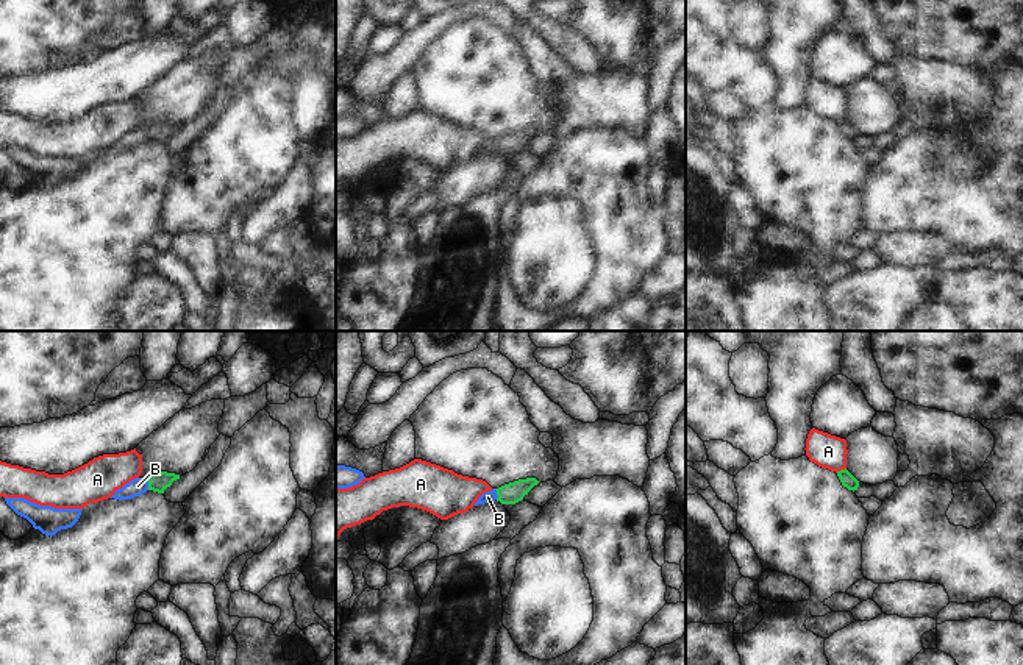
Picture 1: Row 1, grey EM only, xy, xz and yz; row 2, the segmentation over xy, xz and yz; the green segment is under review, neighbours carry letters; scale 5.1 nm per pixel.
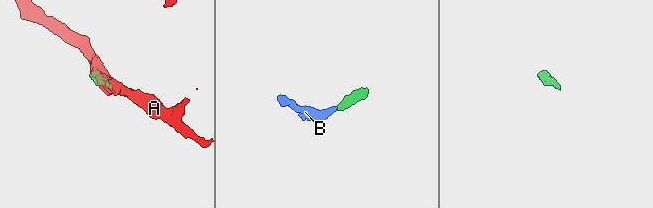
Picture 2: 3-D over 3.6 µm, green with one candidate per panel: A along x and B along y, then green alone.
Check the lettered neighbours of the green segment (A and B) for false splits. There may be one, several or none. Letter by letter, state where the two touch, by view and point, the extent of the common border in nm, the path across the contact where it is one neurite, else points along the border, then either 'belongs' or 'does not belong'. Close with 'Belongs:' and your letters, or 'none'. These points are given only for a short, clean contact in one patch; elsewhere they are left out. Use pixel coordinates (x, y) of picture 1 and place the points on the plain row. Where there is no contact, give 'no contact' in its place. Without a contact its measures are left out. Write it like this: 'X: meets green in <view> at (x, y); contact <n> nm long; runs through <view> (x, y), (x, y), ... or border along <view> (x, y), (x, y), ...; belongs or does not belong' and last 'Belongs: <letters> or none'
A: meets green in yz at (841, 120); contact 60 nm long; does not belong
B: meets green in xy at (149, 135); contact 60 nm long; runs through xy (158, 133), (149, 135), (138, 136); belongs
Belongs: B

